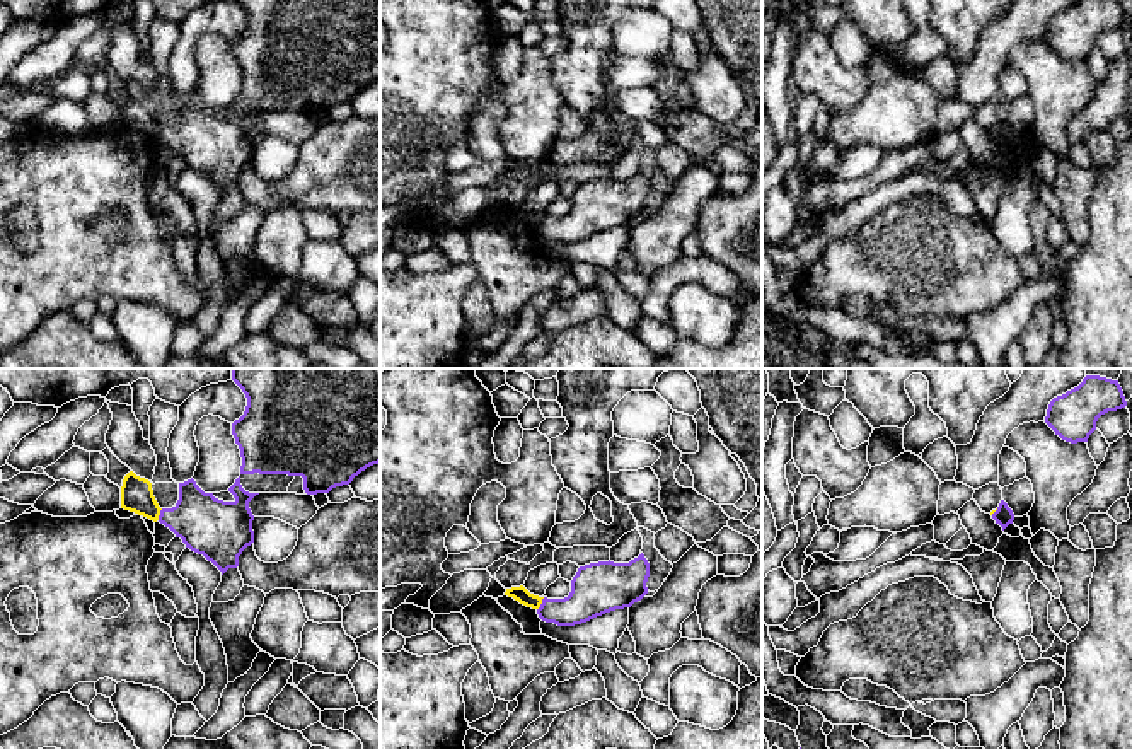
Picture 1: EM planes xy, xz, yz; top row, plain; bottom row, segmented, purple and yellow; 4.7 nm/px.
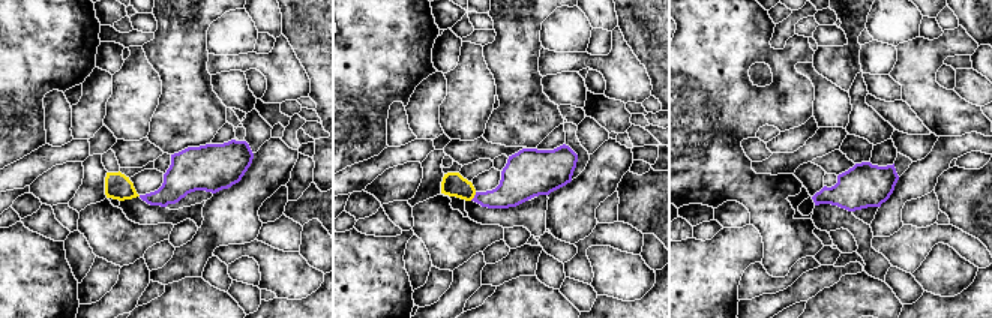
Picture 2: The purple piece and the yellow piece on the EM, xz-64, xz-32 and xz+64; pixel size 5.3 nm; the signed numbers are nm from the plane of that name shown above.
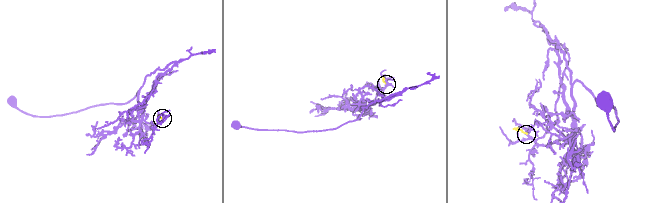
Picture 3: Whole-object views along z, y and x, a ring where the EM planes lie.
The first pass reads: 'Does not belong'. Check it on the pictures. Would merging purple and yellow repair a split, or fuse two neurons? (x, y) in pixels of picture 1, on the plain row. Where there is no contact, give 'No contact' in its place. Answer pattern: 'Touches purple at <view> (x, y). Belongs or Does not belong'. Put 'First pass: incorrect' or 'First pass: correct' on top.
First pass: correct
Touches purple at xz (541, 222). Does not belong

